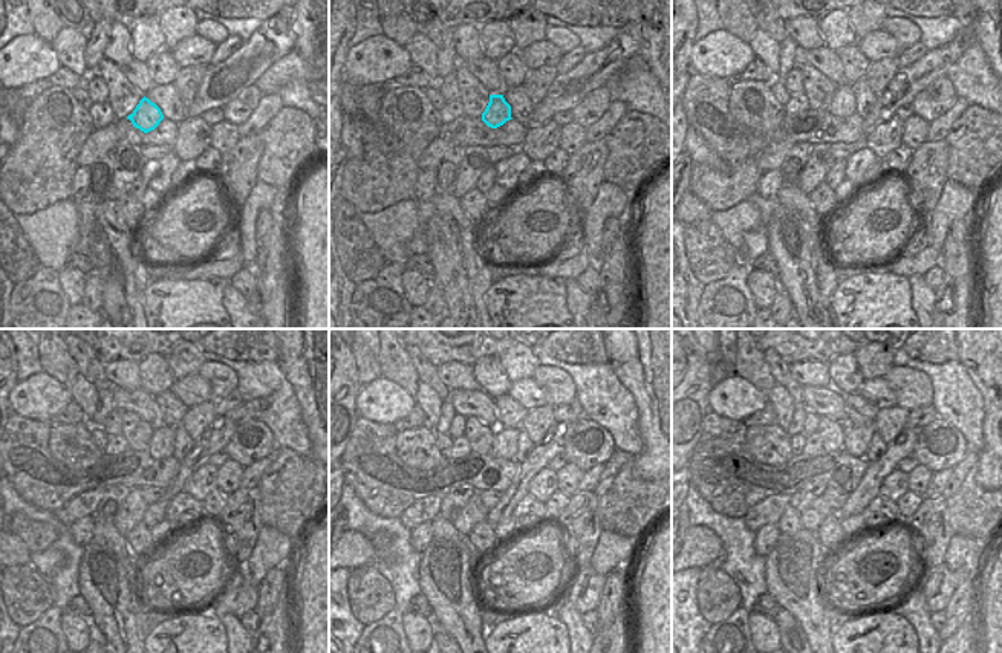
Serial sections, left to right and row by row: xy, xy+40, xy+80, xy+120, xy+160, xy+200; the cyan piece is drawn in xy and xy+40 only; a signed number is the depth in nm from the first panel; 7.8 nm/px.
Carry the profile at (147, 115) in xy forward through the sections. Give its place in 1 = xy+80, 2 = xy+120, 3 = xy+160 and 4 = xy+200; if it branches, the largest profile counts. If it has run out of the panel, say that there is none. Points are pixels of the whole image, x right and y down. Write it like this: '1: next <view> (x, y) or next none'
1: next xy+80 (843, 103)
2: next xy+120 (161, 444)
3: next xy+160 (505, 441)
4: next xy+200 (852, 433)

